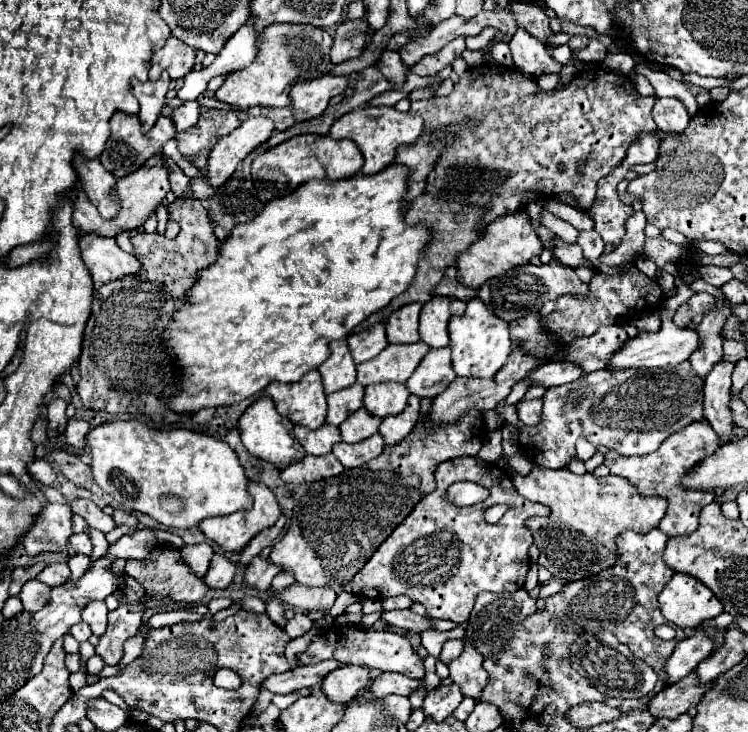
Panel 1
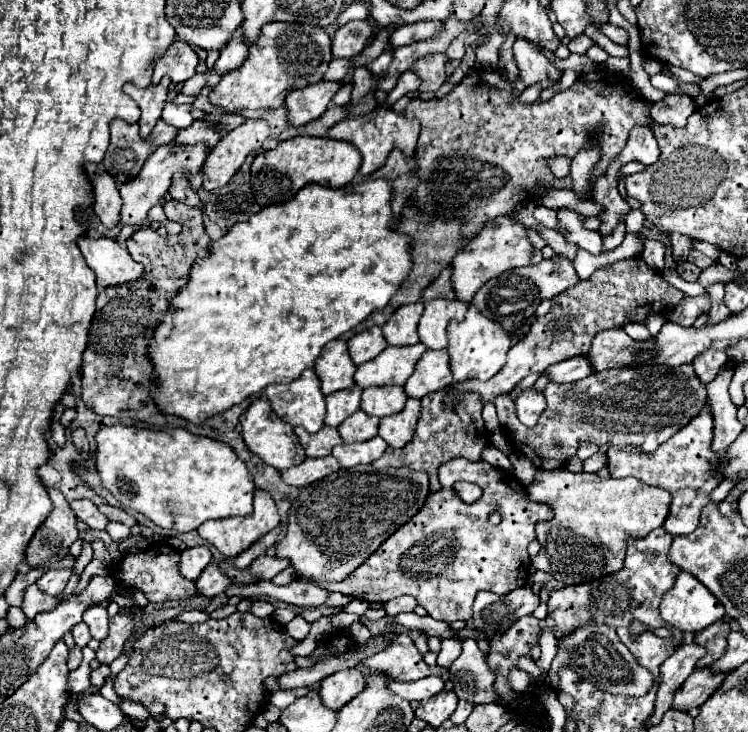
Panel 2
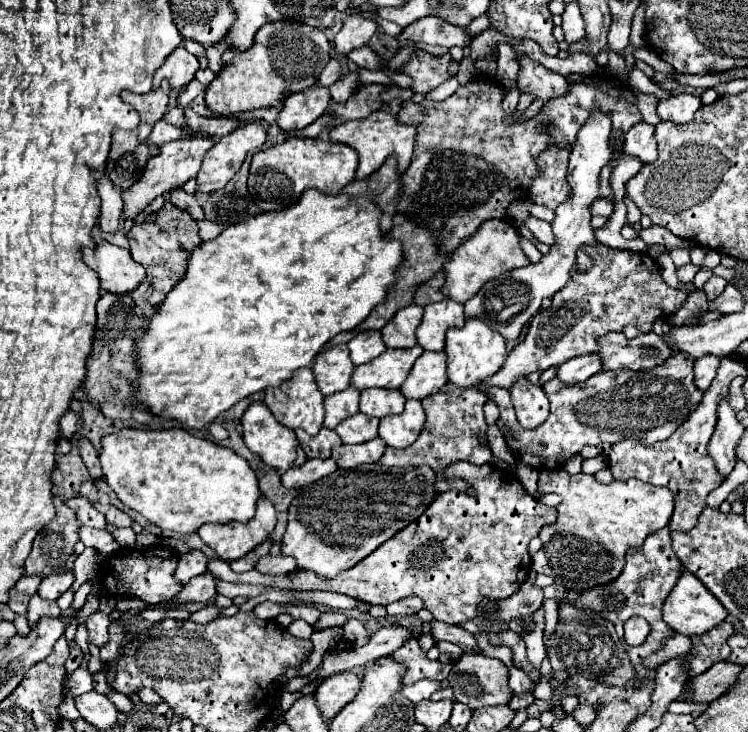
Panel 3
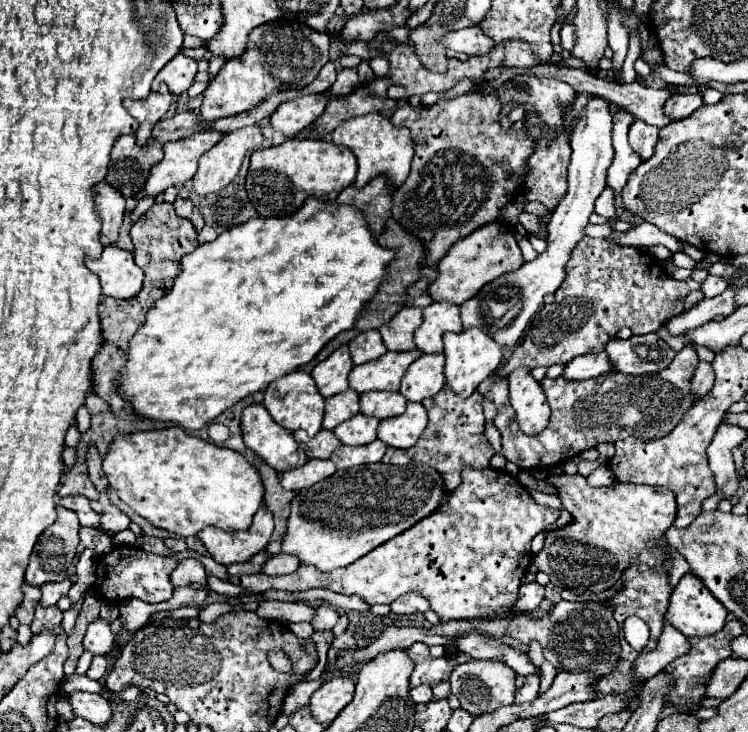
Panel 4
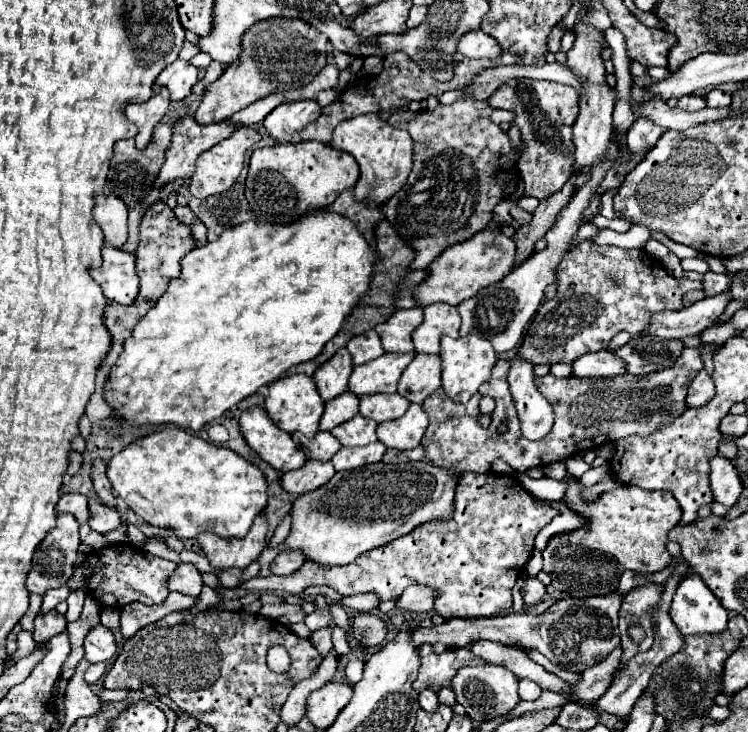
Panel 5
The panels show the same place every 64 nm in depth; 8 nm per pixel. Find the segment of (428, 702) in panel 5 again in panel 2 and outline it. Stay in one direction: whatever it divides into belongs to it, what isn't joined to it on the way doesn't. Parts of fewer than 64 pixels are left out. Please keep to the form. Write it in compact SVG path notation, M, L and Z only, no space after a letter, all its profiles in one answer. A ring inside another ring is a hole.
M426 676L416 682L400 682L396 678L390 678L386 688L392 694L398 694L406 700L420 700L422 702L422 700L428 700L430 696L438 694L444 688L444 680L440 676Z

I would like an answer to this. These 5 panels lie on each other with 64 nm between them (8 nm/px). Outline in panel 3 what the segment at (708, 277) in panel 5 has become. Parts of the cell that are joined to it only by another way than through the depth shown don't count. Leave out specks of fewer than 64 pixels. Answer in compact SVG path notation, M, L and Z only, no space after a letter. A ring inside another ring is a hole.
M712 276L712 278L706 282L704 292L706 292L708 300L716 300L716 298L724 292L724 288L726 288L726 280L720 278L720 276Z

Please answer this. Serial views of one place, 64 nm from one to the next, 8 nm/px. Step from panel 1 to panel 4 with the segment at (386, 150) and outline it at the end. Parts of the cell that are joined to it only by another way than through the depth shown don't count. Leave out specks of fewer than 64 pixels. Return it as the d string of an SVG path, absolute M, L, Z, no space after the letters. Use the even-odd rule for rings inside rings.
M366 114L360 118L350 118L342 122L332 134L332 142L340 146L348 146L358 160L358 174L356 174L356 188L362 188L366 182L370 182L378 174L386 174L392 180L392 186L400 186L408 172L412 162L412 134L408 128L396 128L390 118L382 114Z

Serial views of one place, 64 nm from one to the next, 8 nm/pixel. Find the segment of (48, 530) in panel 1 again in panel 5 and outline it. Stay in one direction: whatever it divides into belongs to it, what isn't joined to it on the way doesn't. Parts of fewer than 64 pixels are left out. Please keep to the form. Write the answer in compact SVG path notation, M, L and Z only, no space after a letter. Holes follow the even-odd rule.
M68 512L58 514L56 528L52 528L52 532L48 532L48 536L38 544L38 548L34 552L32 570L28 572L28 578L26 578L28 592L44 594L48 588L58 588L58 586L66 584L66 580L72 576L72 570L74 570L74 564L76 564L78 546L80 546L80 536L78 536L76 518Z

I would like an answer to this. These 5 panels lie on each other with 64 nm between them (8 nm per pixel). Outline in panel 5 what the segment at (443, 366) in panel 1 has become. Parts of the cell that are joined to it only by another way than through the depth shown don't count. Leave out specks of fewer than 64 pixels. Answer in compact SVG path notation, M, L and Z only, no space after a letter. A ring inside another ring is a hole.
M418 354L408 368L404 370L398 382L398 394L402 394L410 402L422 404L430 394L434 394L440 384L440 356Z

